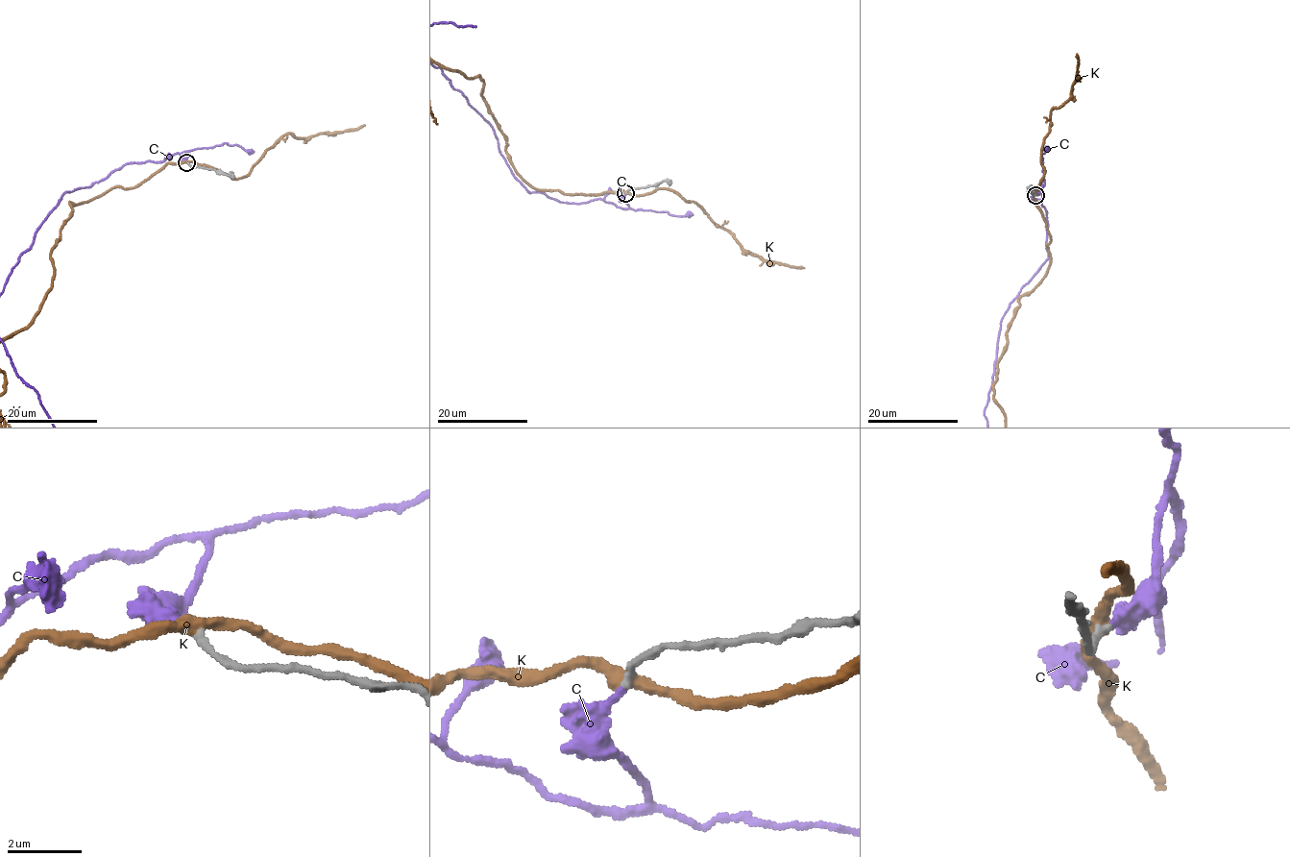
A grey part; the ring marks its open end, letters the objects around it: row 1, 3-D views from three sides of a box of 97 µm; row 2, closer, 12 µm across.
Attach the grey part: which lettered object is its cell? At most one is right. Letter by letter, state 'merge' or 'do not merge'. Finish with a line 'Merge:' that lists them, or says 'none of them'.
C: merge
K: do not merge
Merge: C

